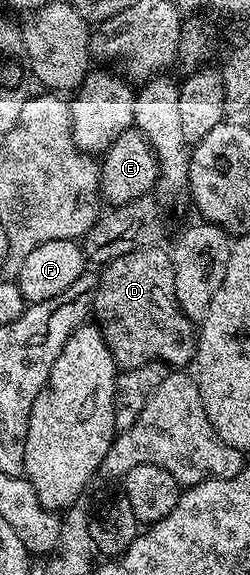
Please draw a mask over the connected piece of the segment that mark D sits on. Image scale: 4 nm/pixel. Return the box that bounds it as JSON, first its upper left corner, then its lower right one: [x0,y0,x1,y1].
[92,247,196,370]

